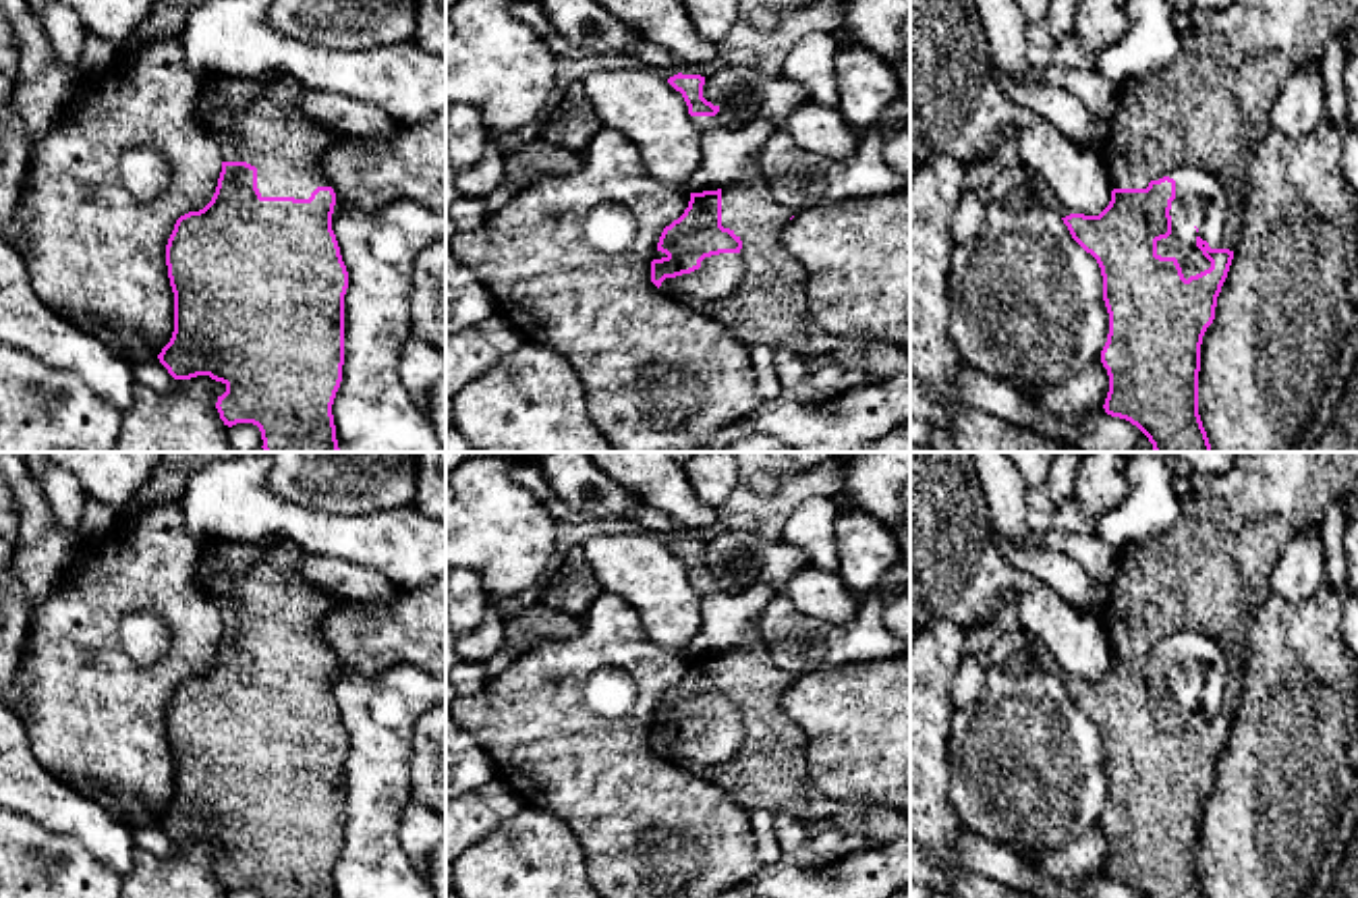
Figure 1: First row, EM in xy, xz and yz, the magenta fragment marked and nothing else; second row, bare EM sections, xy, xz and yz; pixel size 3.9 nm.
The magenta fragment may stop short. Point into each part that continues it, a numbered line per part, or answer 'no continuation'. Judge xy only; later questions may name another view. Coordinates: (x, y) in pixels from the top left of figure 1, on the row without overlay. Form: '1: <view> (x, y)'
1: xy (258, 585)

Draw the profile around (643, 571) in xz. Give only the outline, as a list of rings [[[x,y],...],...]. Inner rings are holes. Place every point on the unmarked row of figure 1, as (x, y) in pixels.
[[[593,535],[578,558],[603,591],[624,597],[651,643],[686,651],[699,635],[701,595],[692,589],[680,556],[649,535]]]

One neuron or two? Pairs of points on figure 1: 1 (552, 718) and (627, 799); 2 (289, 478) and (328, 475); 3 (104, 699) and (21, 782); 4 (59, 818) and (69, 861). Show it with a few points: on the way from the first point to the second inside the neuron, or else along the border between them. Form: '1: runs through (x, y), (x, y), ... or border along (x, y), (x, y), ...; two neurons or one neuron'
1: runs through (567, 739), (606, 778); one neuron
2: runs through (299, 475), (318, 475); one neuron
3: border along (21, 722), (34, 758), (77, 793); two neurons
4: border along (21, 811), (46, 828), (73, 836), (104, 861); two neurons

